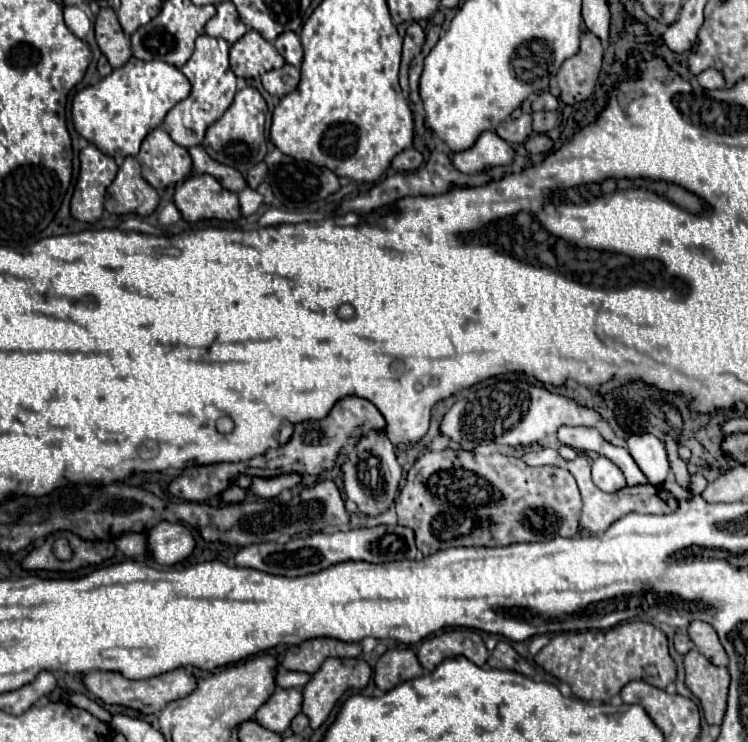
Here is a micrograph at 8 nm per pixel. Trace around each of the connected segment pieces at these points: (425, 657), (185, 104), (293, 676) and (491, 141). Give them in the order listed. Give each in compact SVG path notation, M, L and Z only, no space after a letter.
M455 628L449 632L441 632L437 636L425 638L421 648L417 650L417 658L425 670L435 670L443 658L449 656L465 656L477 666L485 666L489 652L475 630Z
M201 34L195 40L195 52L193 56L187 60L187 64L181 68L181 72L187 76L187 80L191 82L191 94L175 104L169 114L165 116L163 128L167 130L167 134L171 136L173 142L177 142L179 146L191 148L201 144L205 130L223 116L223 112L231 106L233 98L235 98L235 74L229 68L229 44L223 38L211 38L207 34Z
M277 672L275 686L279 688L303 688L309 682L309 674L305 672Z
M483 132L471 150L453 156L453 164L465 174L477 174L489 166L509 166L513 156L513 148L503 138L495 132Z

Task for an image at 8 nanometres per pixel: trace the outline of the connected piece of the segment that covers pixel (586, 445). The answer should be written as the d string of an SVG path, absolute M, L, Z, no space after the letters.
M561 426L557 432L561 444L577 448L581 452L599 452L605 454L605 438L599 434L597 428L571 428Z

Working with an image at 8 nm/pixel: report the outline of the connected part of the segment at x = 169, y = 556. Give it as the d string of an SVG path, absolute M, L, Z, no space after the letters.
M161 521L147 534L149 540L149 556L161 566L173 566L185 560L193 548L193 534L180 523Z

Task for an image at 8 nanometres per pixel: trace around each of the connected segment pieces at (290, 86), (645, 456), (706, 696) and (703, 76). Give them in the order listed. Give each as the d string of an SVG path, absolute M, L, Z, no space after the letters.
M285 64L283 68L279 70L271 70L271 72L265 72L261 76L263 80L263 88L273 94L273 96L285 96L289 94L291 90L295 90L295 86L299 84L299 68L291 66L291 64Z
M649 432L627 434L625 444L629 448L629 454L641 468L641 472L647 476L647 480L655 486L663 484L671 470L667 454L665 454L665 444Z
M697 650L687 652L683 664L685 664L685 686L699 698L707 724L721 724L729 688L727 668L713 666Z
M705 70L697 76L697 82L705 88L705 90L721 90L725 86L723 76L717 70Z

